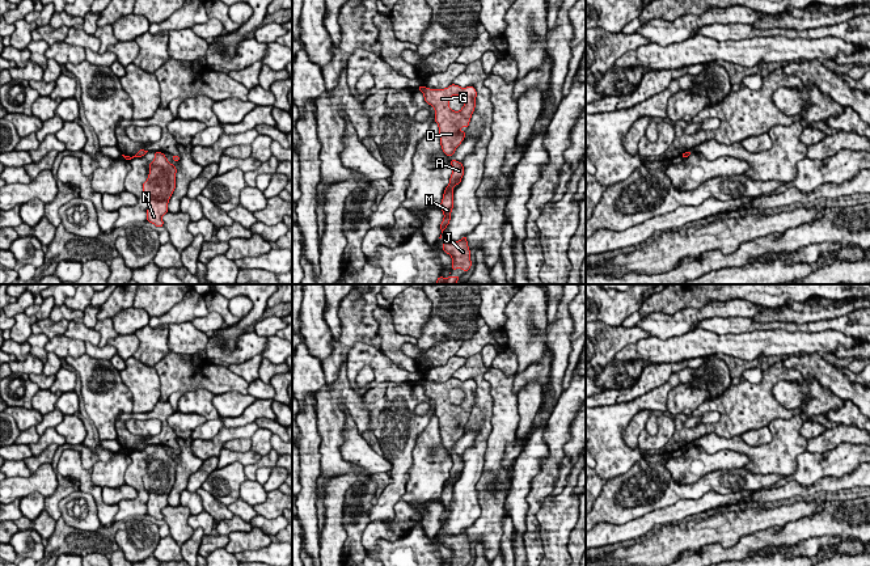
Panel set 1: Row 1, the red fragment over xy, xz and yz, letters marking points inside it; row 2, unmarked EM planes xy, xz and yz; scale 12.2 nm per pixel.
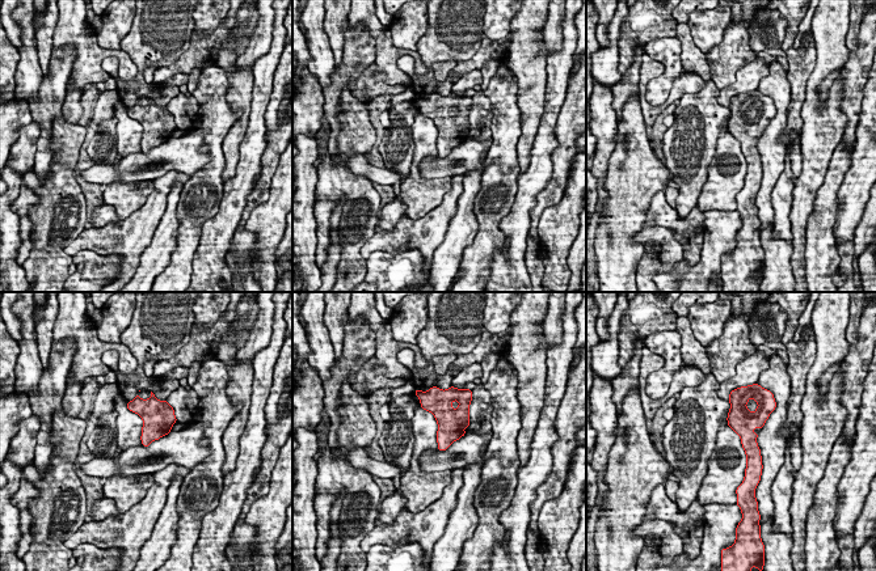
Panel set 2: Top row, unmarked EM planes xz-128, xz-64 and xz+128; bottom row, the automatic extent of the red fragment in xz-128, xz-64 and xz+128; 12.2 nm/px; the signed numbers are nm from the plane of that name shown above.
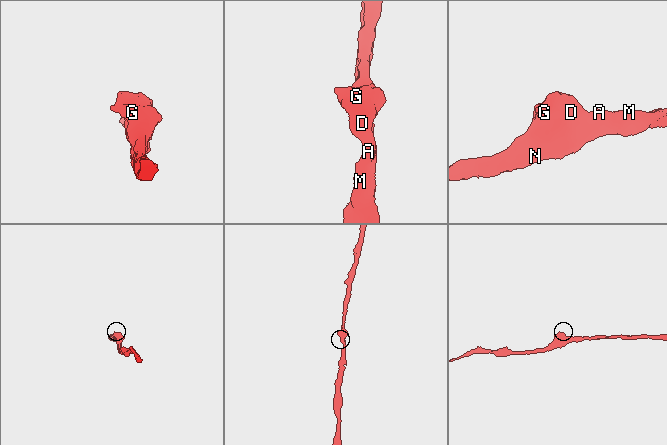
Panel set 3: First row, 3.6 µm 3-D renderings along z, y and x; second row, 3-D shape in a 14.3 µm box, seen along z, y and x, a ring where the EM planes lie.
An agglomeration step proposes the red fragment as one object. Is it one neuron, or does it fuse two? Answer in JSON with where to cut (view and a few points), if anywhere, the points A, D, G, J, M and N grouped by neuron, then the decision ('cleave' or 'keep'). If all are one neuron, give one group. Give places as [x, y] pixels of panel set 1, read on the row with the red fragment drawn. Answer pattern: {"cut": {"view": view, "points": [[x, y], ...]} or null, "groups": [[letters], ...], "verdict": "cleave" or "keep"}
{"cut": null, "groups": [["A", "D", "G", "J", "M", "N"]], "verdict": "keep"}

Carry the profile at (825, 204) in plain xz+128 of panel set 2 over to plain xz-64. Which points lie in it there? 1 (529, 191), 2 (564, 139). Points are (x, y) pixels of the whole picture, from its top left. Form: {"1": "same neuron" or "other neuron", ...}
{"1": "other neuron", "2": "same neuron"}

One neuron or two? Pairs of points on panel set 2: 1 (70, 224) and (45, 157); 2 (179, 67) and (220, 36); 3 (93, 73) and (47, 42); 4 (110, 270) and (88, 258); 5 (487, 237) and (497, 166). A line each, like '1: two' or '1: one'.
1: two
2: one
3: two
4: one
5: one

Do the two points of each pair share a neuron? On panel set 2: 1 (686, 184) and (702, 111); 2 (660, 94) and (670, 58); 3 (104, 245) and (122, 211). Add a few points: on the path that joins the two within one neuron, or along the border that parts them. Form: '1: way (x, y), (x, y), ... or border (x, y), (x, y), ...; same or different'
1: way (689, 165), (689, 146), (696, 130); same
2: way (661, 85), (670, 73), (670, 67); same
3: border (146, 201), (139, 208), (121, 220); different

